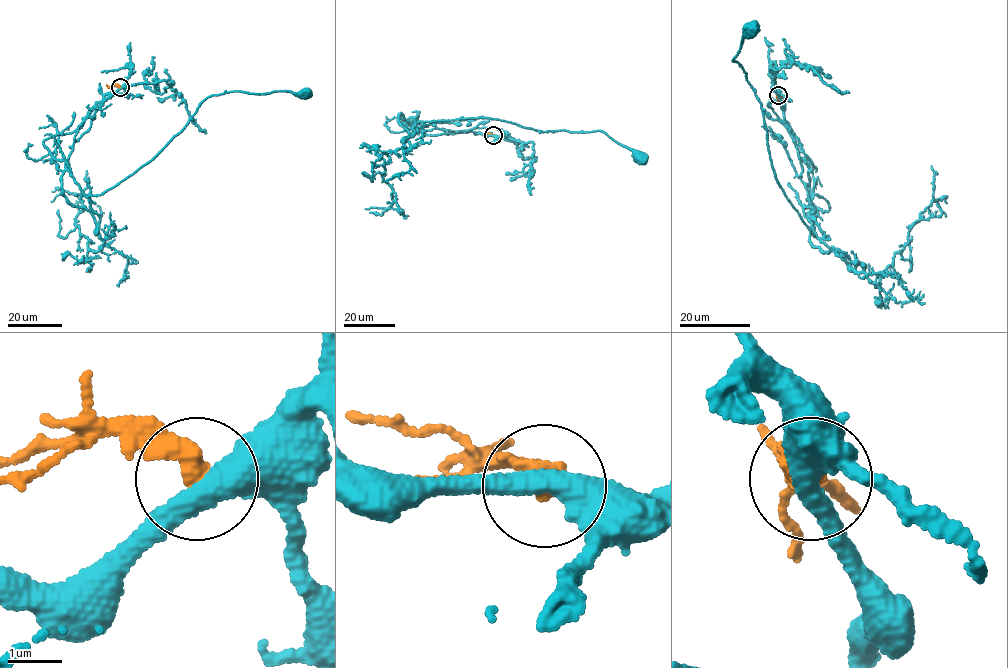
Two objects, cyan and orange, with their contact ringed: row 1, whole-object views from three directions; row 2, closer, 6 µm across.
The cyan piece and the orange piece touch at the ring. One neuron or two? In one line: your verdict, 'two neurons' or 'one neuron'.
two neurons

